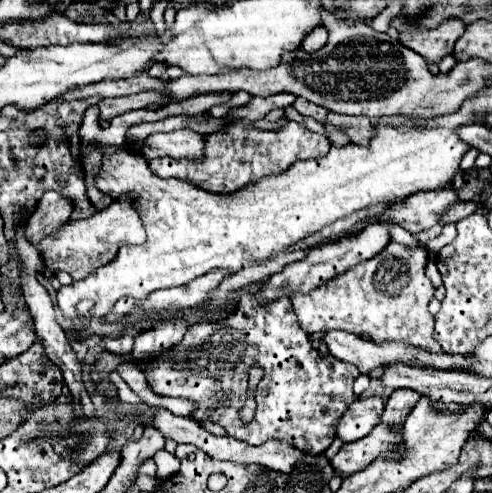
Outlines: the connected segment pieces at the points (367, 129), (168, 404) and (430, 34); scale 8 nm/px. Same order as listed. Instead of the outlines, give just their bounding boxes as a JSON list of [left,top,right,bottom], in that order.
[[326,112,374,144],[160,396,196,416],[398,18,466,62]]

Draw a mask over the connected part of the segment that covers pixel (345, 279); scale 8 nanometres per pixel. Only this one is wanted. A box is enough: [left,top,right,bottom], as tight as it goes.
[290,242,442,354]

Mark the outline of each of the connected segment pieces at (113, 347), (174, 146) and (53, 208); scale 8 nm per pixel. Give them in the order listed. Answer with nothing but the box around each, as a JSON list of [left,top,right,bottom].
[[104,334,134,354],[144,130,204,160],[26,190,74,246]]

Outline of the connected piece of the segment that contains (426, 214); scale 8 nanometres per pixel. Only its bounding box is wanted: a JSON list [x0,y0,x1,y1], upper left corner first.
[382,188,458,232]

